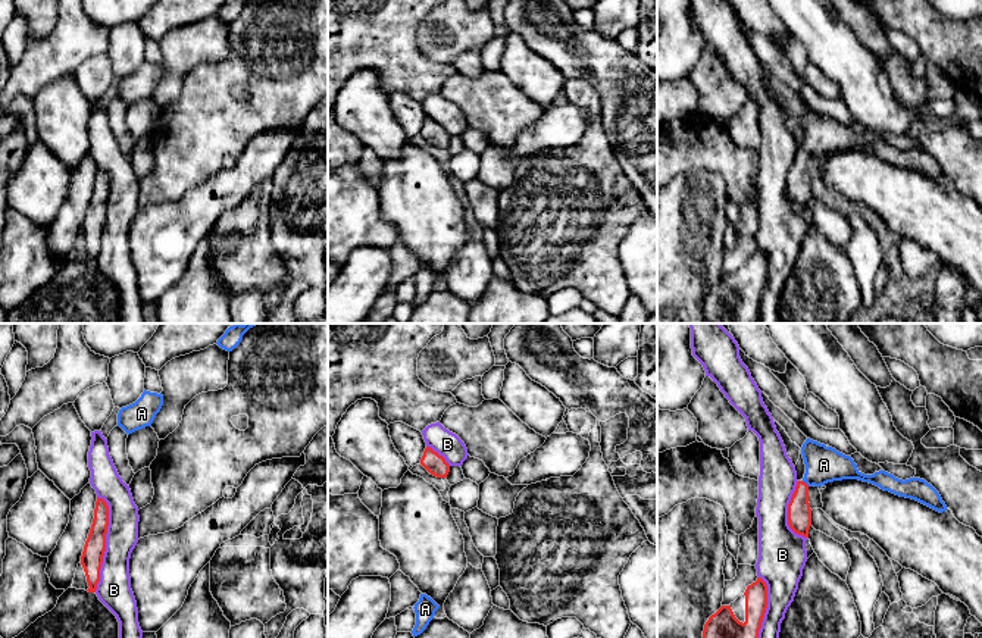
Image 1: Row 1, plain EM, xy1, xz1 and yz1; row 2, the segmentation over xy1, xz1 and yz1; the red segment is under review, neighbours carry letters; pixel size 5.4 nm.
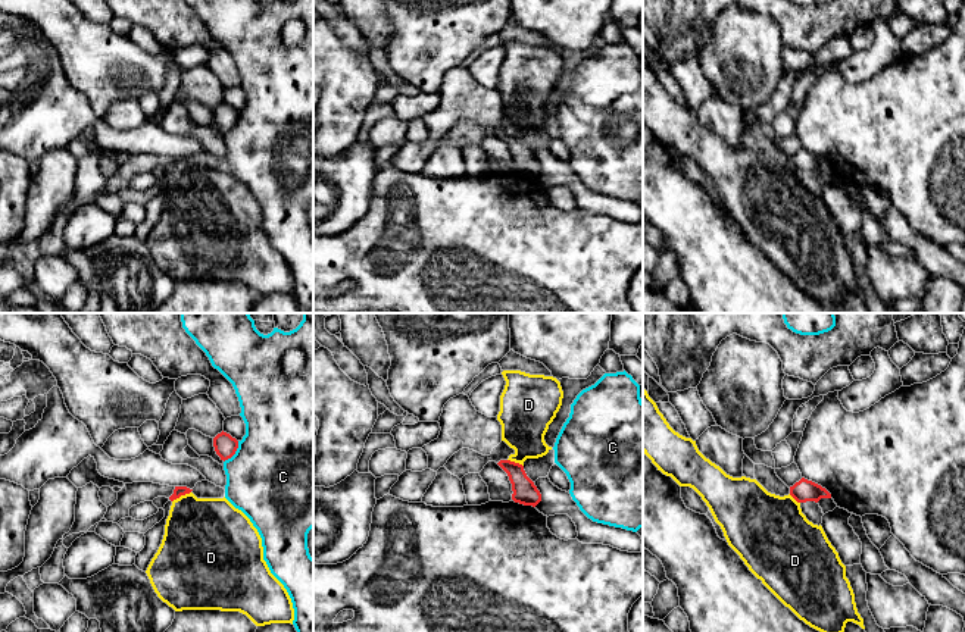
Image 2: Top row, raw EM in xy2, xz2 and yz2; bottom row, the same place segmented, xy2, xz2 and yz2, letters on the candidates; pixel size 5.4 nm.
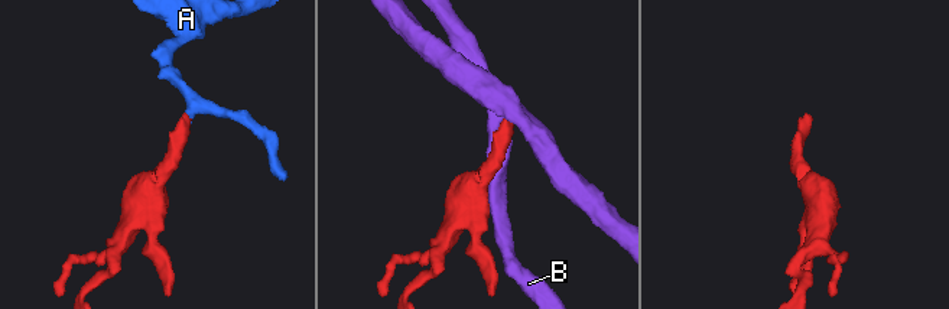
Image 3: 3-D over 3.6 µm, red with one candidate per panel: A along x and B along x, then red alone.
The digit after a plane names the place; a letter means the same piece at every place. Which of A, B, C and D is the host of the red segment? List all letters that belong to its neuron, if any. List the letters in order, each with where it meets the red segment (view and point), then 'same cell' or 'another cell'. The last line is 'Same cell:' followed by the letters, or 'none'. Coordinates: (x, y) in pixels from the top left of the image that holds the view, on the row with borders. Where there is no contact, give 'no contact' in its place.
A: yz1 (804, 482) | same cell
B: xy1 (105, 543) | another cell
C: xy2 (234, 453) | another cell
D: xy2 (181, 494) | another cell
Same cell: A

